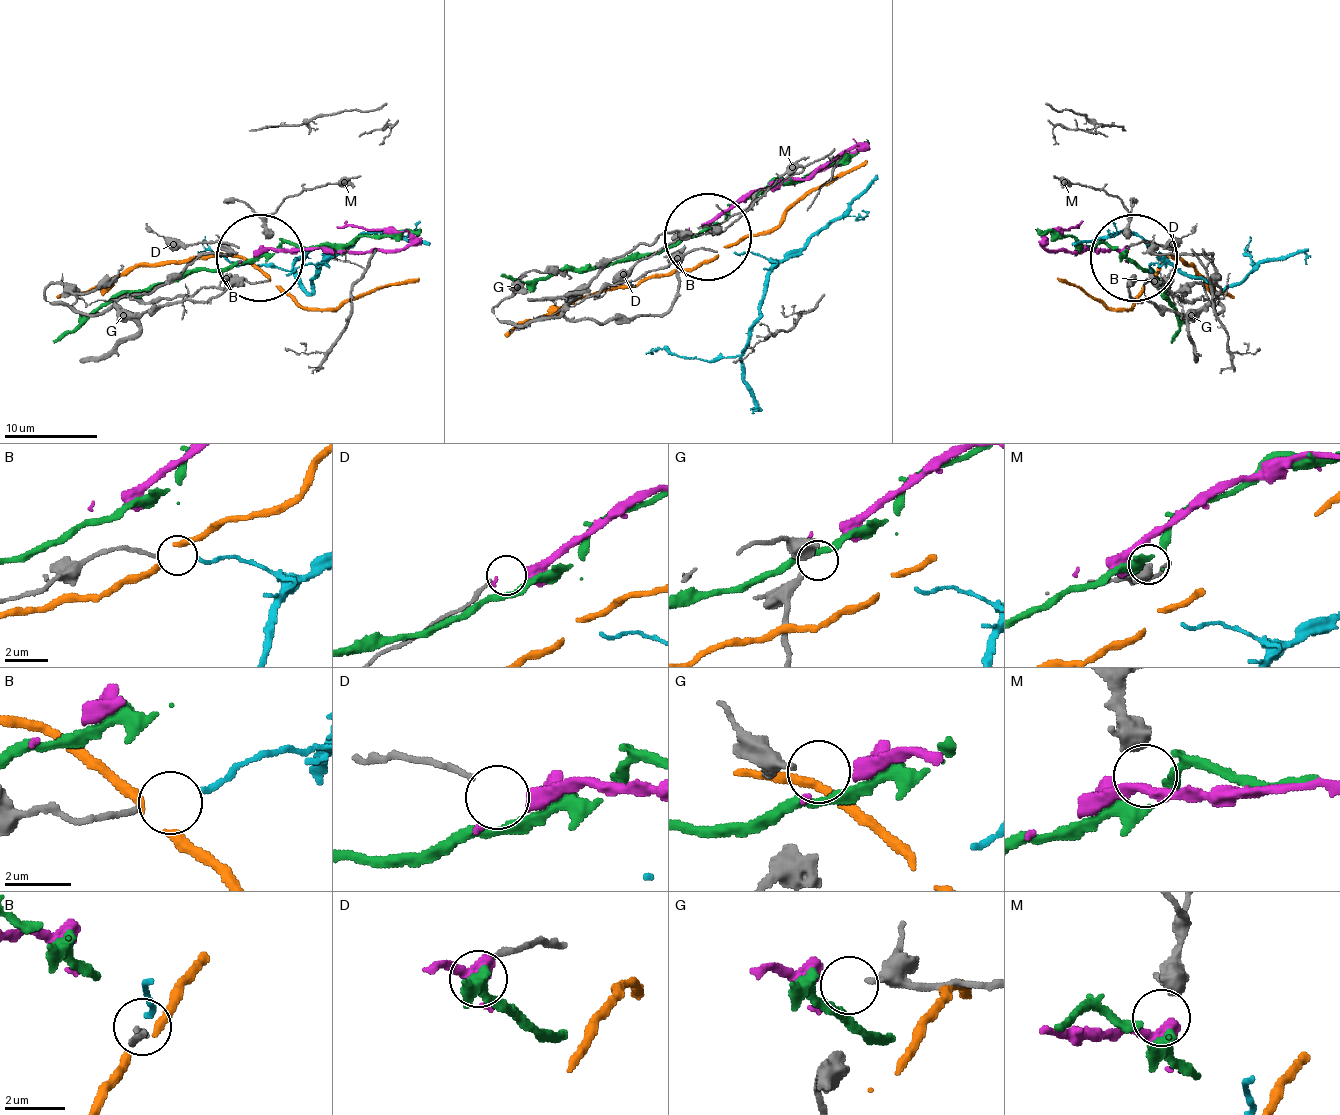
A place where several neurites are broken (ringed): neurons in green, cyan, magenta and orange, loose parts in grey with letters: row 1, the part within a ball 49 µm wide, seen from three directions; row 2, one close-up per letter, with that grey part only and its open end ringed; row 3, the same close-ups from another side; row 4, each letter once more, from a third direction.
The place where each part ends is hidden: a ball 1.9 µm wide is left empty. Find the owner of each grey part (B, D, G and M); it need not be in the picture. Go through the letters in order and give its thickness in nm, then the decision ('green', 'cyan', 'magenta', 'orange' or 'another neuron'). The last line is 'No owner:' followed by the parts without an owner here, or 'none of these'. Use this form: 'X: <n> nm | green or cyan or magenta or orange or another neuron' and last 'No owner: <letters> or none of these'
B: 160 nm | cyan
D: 190 nm | another neuron
G: 260 nm | another neuron
M: 650 nm | green
No owner: D, G

